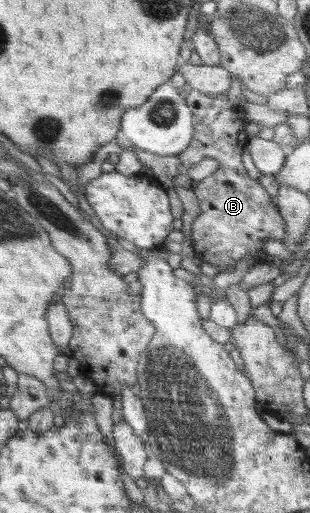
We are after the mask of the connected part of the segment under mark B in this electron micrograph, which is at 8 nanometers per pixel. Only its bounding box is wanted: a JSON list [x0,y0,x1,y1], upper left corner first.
[177,89,288,274]

